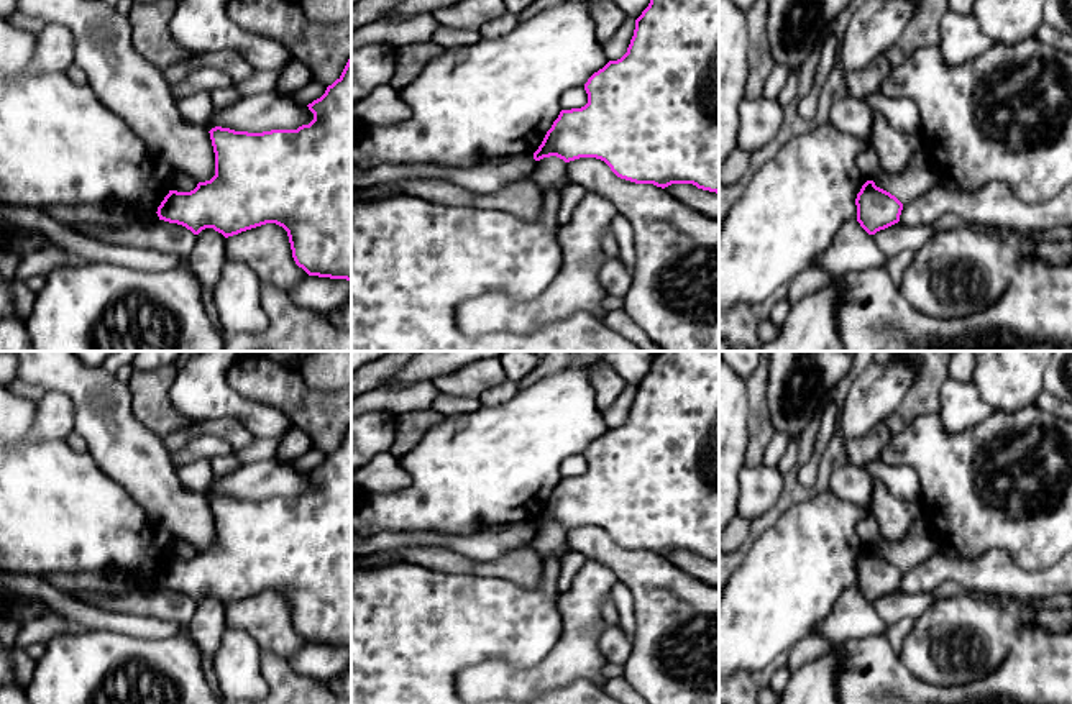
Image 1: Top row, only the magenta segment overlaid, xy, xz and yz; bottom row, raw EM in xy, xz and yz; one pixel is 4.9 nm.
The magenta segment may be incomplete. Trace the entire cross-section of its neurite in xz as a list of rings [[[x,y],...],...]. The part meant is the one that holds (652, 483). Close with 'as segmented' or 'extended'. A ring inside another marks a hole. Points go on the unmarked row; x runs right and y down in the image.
[[[657,351],[627,420],[584,451],[588,471],[561,478],[534,527],[604,528],[635,551],[693,551],[719,561],[719,351]]]; as segmented

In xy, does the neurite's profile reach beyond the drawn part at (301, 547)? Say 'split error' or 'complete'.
complete

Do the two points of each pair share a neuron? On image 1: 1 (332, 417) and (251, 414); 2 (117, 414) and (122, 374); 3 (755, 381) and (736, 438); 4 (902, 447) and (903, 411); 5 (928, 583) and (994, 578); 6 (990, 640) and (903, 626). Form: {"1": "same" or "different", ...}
{"1": "different", "2": "different", "3": "different", "4": "different", "5": "same", "6": "different"}

